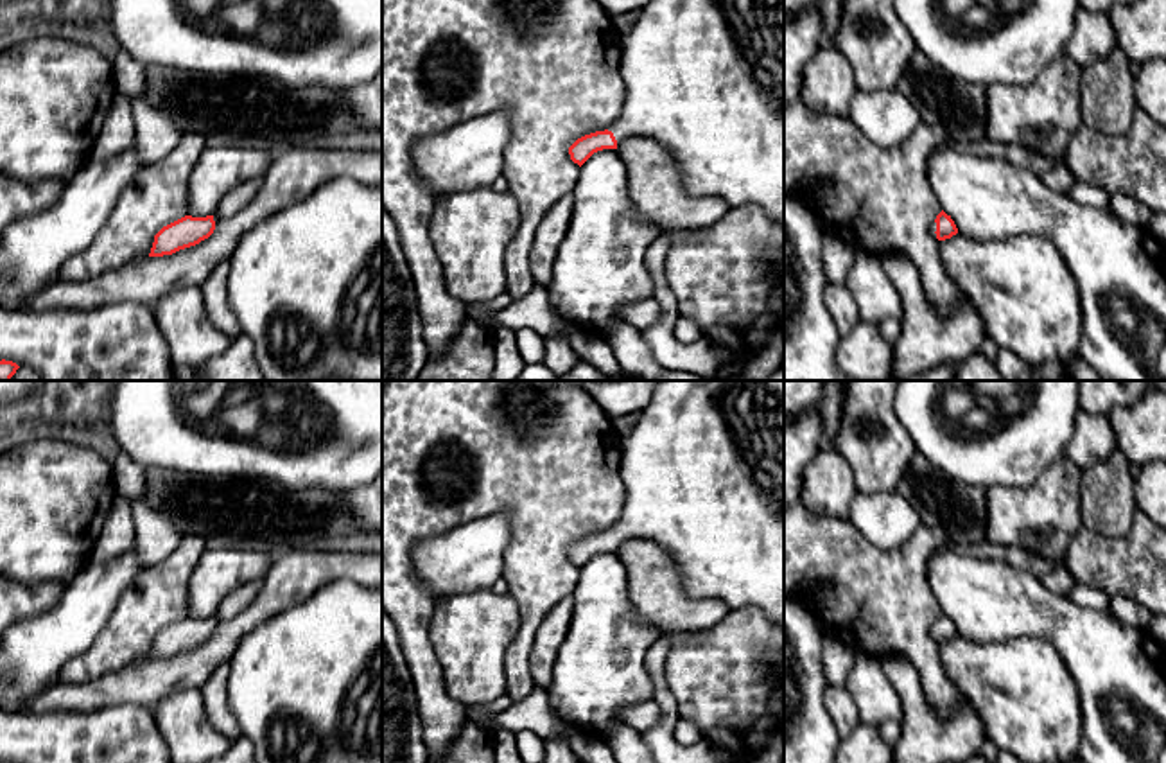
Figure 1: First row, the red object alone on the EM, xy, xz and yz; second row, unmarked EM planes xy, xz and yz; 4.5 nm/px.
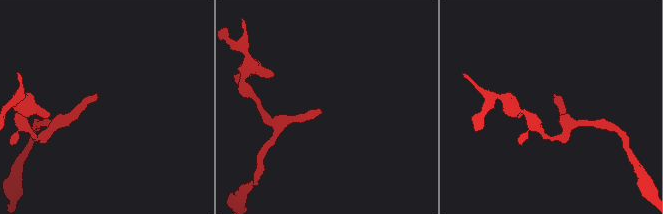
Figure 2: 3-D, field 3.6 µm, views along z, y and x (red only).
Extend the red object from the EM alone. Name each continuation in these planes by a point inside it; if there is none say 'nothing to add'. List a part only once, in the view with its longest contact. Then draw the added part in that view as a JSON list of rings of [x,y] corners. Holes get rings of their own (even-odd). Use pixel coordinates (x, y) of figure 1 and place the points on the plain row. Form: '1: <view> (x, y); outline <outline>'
1: xz (704, 471); outline [[[660,381],[639,415],[637,427],[621,438],[626,499],[619,521],[608,530],[617,548],[633,539],[653,540],[674,562],[687,596],[719,600],[730,610],[757,609],[784,628],[784,381]]]

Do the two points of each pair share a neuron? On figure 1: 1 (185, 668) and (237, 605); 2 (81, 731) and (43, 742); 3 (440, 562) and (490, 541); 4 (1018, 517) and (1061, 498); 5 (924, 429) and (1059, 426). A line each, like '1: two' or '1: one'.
1: two
2: one
3: one
4: one
5: one

